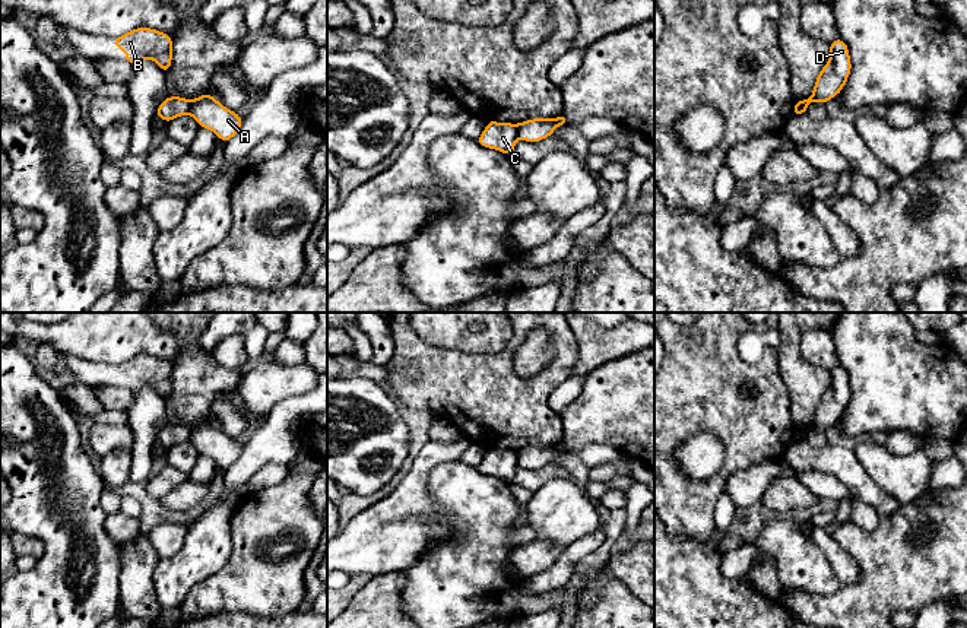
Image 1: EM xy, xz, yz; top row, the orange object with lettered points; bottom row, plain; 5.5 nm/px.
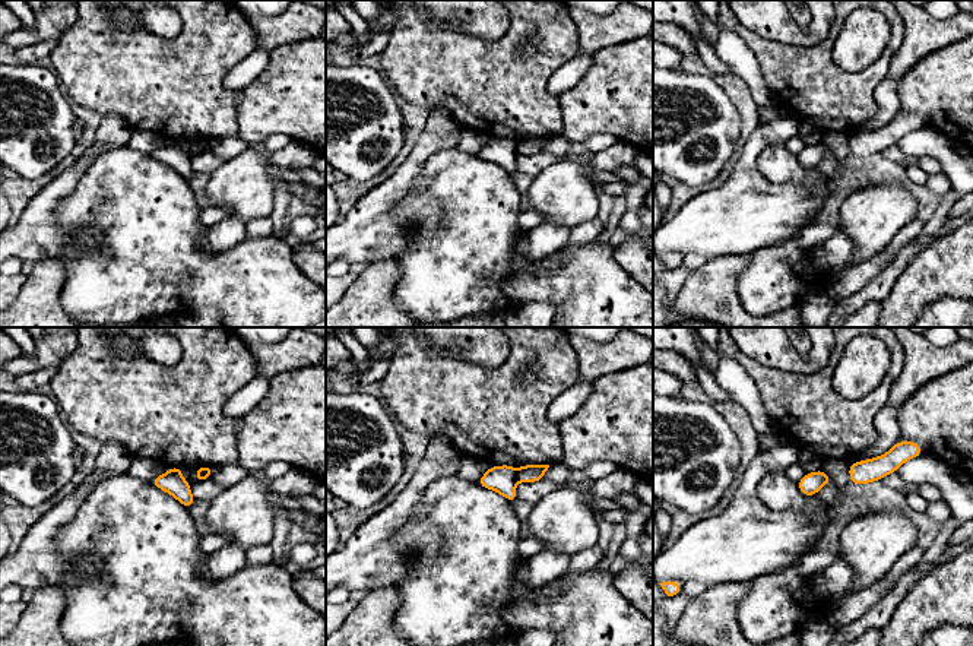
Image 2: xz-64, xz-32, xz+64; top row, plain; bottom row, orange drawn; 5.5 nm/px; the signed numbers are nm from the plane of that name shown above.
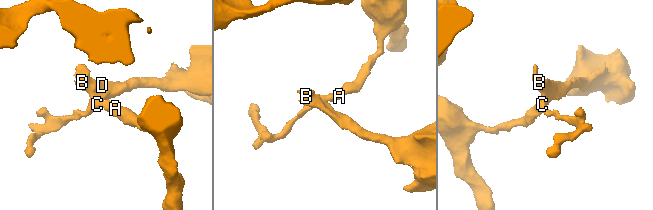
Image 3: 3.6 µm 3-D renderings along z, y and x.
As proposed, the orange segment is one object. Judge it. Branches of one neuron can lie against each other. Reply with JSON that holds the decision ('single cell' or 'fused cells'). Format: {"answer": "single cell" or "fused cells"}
{"answer": "fused cells"}

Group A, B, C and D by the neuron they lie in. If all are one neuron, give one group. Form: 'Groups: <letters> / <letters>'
Groups: A / B C D

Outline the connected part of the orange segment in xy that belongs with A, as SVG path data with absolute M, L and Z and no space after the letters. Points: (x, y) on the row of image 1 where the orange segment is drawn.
M205 93L191 101L188 114L203 129L212 130L221 142L229 142L241 129L242 118L223 107L210 93Z

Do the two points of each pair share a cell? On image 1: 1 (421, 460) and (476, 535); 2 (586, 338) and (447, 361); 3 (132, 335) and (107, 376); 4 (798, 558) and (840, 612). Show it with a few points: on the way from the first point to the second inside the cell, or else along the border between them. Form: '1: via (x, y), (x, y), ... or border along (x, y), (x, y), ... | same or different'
1: border along (457, 457), (438, 462), (425, 481), (437, 504) | different
2: border along (568, 327), (577, 343), (577, 361), (573, 373) | different
3: border along (79, 357), (113, 365) | different
4: border along (842, 584), (828, 595), (793, 593) | different

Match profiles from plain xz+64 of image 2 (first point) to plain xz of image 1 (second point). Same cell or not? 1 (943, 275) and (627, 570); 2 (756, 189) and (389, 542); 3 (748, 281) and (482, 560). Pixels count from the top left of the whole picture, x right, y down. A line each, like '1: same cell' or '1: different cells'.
1: same cell
2: same cell
3: same cell

